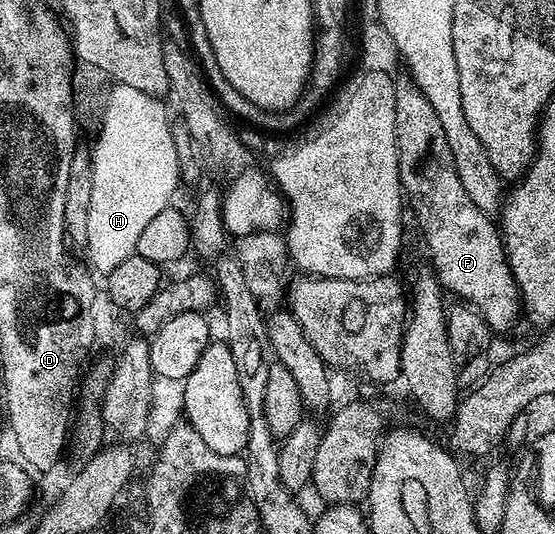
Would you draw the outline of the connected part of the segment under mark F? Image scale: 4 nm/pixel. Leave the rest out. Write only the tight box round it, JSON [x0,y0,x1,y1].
[395,75,523,334]

